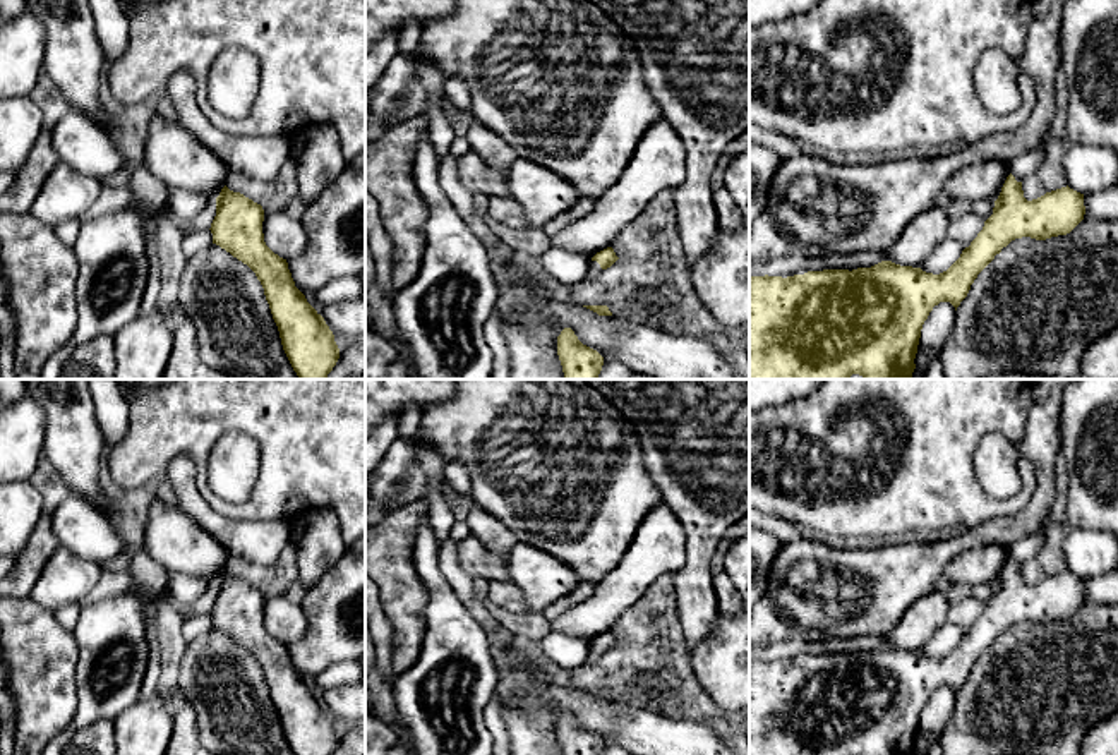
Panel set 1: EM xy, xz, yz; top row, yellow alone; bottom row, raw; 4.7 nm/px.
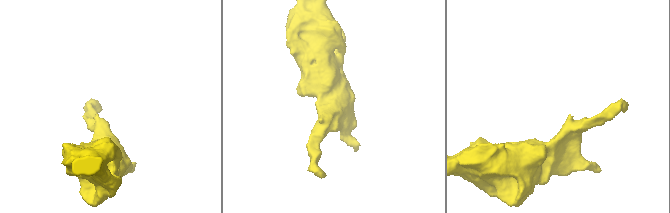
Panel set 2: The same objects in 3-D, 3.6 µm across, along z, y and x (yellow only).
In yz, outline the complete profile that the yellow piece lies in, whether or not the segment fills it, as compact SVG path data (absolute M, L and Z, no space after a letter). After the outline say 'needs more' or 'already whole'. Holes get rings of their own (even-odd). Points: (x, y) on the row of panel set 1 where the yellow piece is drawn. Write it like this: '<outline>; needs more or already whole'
M1044 142L1010 165L993 214L984 221L983 230L965 247L960 257L943 273L933 275L921 268L900 266L881 261L871 268L857 269L823 269L794 276L751 276L749 278L749 379L849 379L859 374L863 379L911 379L916 369L914 359L921 338L921 329L929 312L940 302L950 302L955 311L967 297L977 275L1001 252L1012 240L1031 237L1046 240L1070 233L1085 214L1084 194L1067 187L1046 192L1027 201L1022 182L1032 177L1044 156Z; needs more

